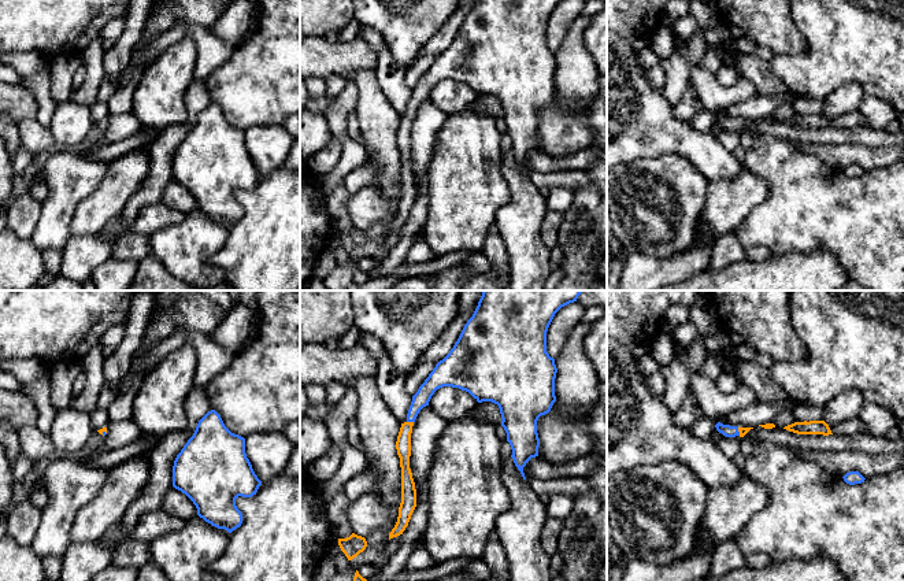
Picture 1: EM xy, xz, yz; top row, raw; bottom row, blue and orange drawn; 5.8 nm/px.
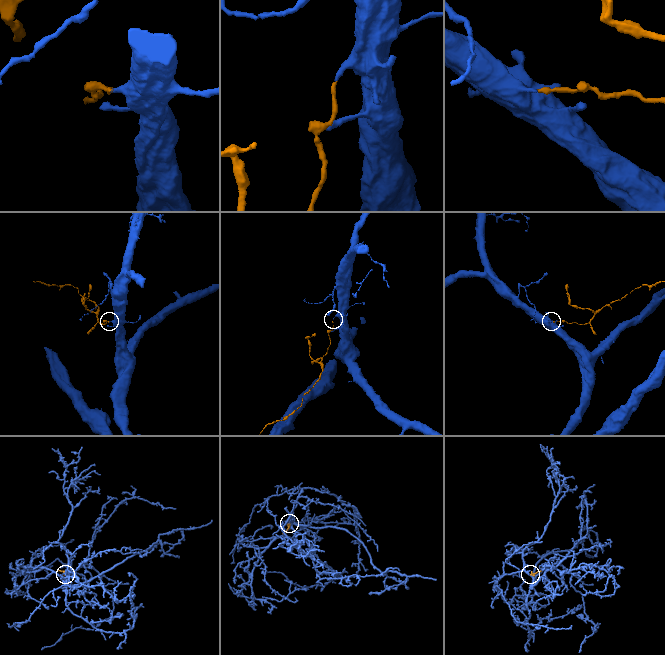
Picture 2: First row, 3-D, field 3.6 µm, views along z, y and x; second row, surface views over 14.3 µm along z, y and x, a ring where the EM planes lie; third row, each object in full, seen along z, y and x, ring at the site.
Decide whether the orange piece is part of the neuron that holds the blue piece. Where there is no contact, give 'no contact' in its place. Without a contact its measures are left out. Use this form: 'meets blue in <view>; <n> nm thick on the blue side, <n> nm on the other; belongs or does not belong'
meets blue in xz; 100 nm thick on the blue side, 90 nm on the other; belongs

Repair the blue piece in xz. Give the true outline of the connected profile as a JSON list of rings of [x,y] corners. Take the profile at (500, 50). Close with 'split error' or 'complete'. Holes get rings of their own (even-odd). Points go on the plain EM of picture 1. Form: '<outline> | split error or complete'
[[[477,0],[473,10],[464,18],[457,34],[449,47],[440,53],[425,75],[419,79],[418,85],[412,89],[412,95],[407,107],[407,114],[401,116],[396,143],[400,151],[401,160],[401,196],[399,200],[399,210],[394,221],[389,226],[389,233],[403,227],[411,208],[416,200],[416,182],[410,162],[411,149],[411,126],[414,115],[419,104],[429,99],[434,85],[442,79],[459,81],[468,85],[478,96],[492,95],[499,99],[501,107],[501,119],[507,126],[507,134],[511,138],[515,159],[526,173],[523,160],[531,152],[538,149],[540,132],[537,126],[537,114],[541,108],[551,104],[555,89],[555,71],[556,58],[555,52],[547,45],[547,25],[555,10],[562,0]]] | split error

